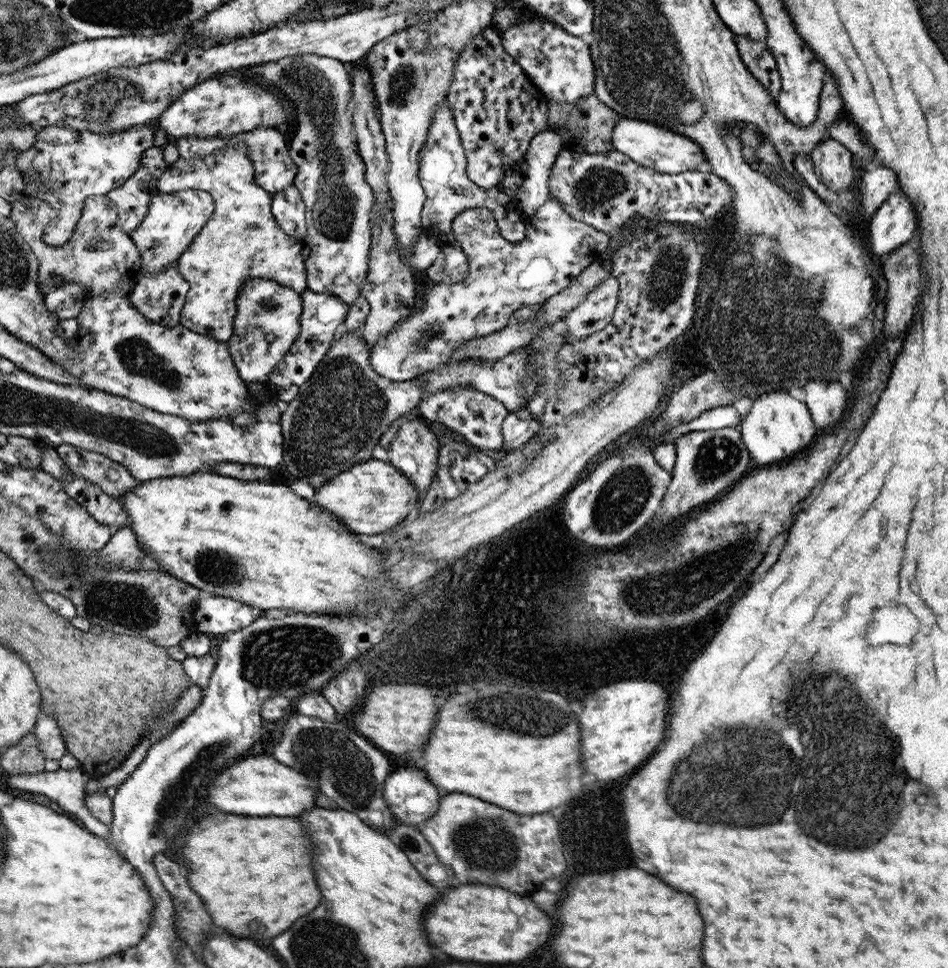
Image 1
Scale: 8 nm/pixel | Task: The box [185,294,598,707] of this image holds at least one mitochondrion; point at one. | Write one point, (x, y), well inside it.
(289, 656)

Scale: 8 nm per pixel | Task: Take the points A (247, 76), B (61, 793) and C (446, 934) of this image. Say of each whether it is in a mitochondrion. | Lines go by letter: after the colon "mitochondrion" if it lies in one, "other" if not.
A: other
B: other
C: other

